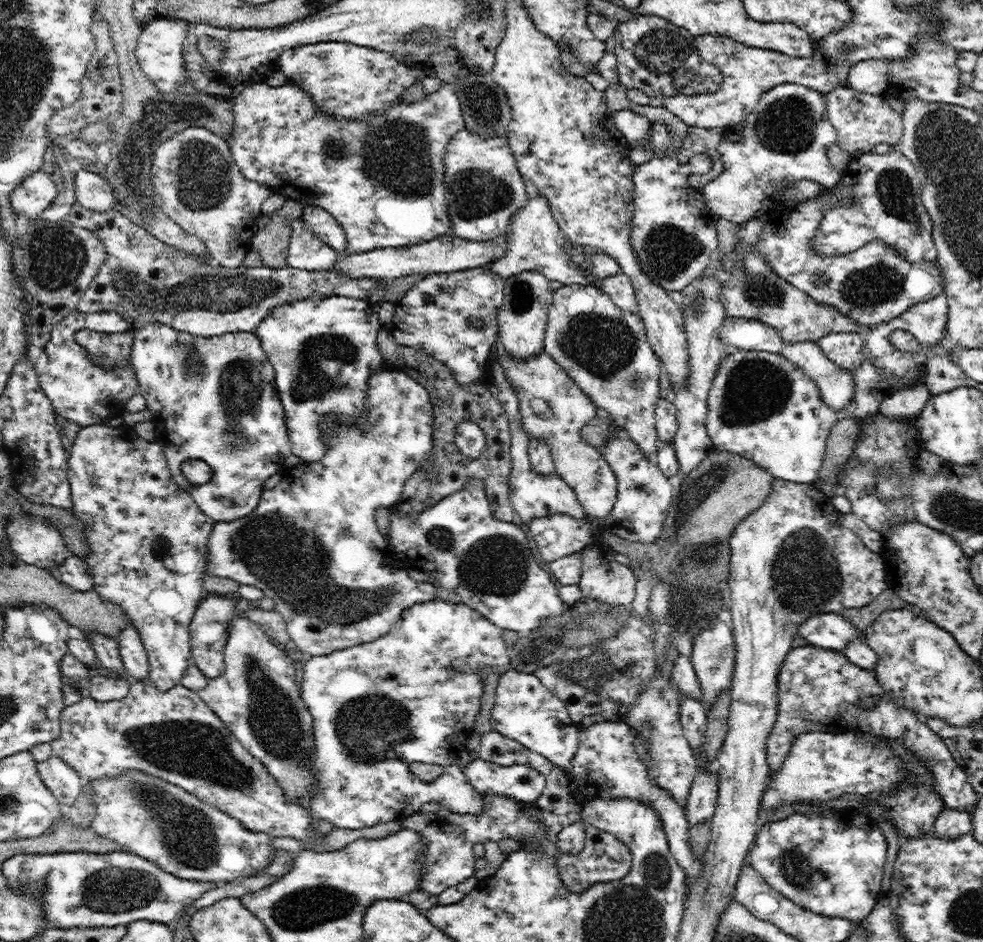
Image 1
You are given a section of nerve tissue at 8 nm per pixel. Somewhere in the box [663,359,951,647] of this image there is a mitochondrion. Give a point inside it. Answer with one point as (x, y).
(800, 580)

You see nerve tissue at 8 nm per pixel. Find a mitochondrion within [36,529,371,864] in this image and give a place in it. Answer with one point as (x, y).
(192, 748)

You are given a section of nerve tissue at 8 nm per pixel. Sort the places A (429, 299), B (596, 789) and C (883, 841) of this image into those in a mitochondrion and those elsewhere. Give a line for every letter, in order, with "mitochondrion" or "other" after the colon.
A: other
B: other
C: other

